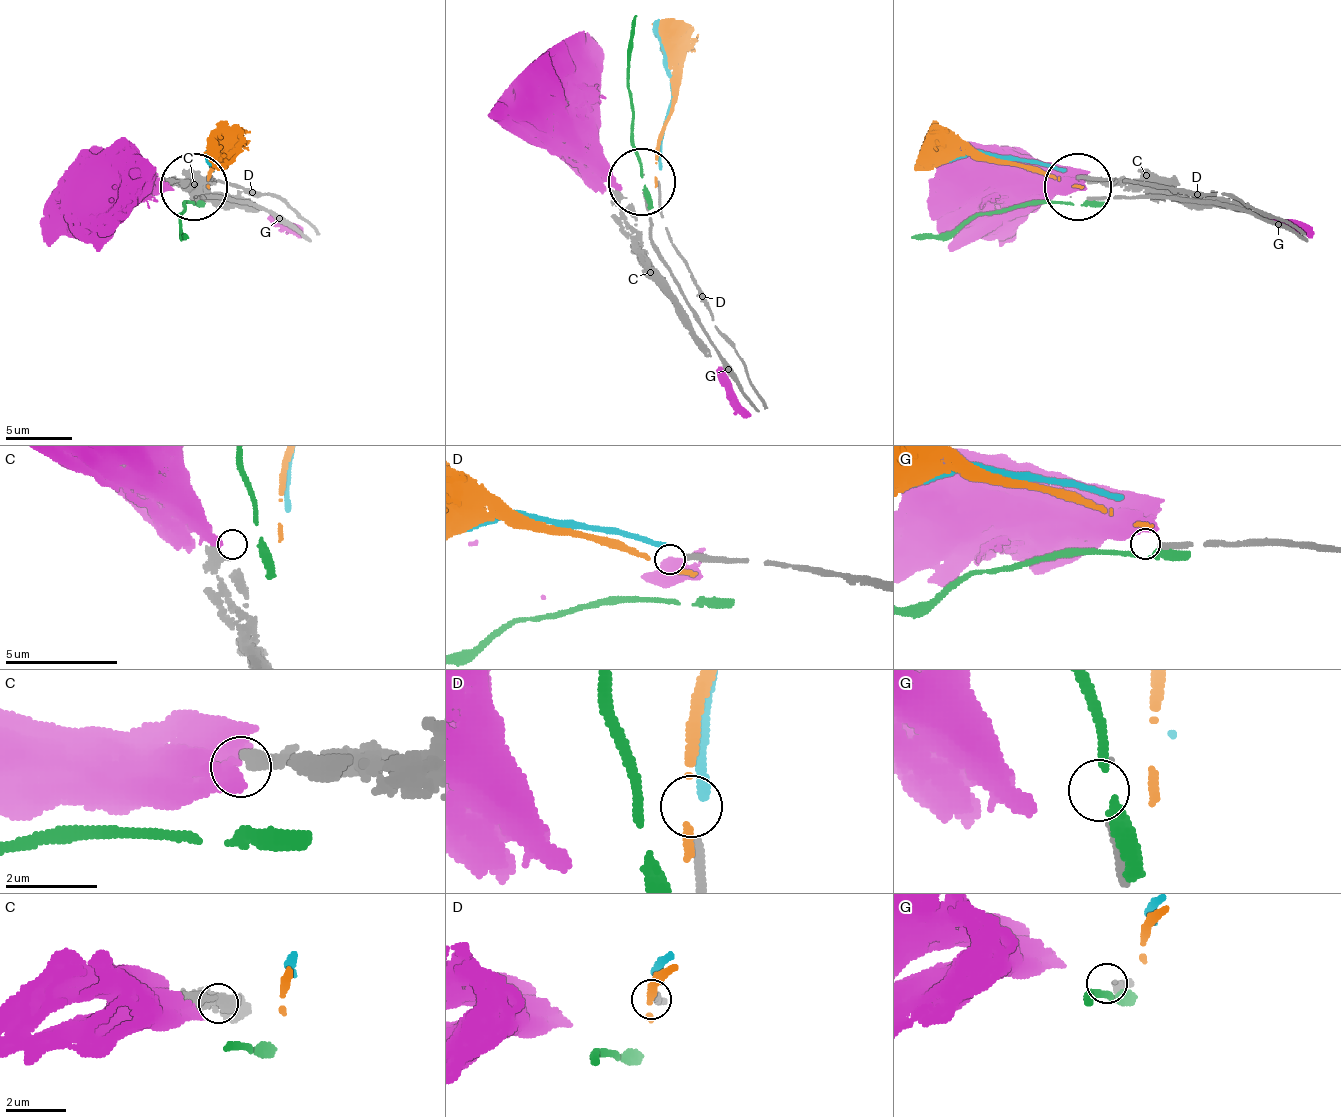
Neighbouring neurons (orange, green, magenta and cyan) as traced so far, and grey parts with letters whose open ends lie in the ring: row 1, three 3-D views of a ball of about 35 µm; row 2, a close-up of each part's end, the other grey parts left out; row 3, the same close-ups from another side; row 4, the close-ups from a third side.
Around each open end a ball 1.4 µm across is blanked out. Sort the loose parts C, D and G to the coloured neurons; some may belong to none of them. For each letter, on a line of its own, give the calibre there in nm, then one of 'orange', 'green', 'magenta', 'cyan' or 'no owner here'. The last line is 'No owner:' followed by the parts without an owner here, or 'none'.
C: 480 nm | magenta
D: 240 nm | no owner here
G: 280 nm | no owner here
No owner: D, G

